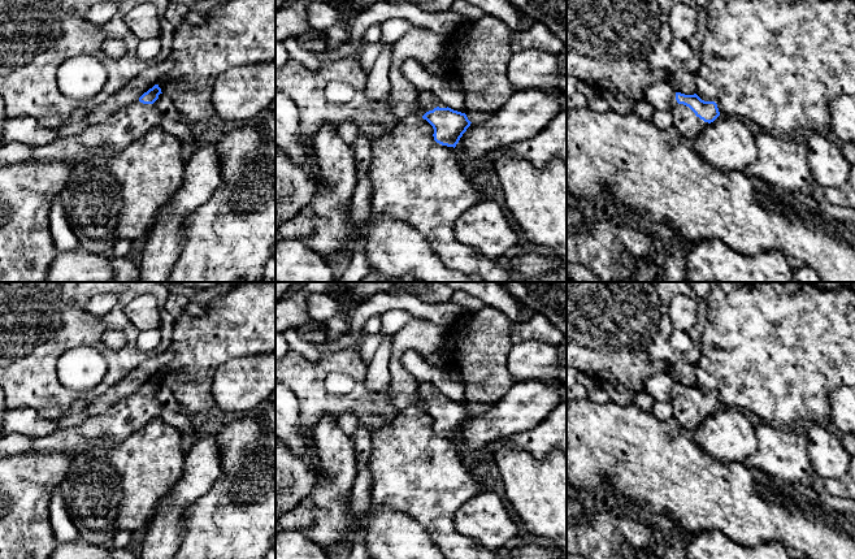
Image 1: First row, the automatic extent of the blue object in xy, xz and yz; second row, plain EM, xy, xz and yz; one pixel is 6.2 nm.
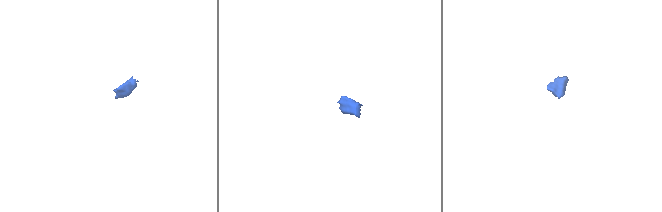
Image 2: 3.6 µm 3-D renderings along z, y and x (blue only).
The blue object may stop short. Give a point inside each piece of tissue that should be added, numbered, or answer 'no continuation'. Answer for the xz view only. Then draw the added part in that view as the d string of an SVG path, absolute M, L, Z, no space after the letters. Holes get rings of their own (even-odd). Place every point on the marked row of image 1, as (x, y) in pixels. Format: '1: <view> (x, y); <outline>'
1: xz (428, 102); M418 91L417 101L424 112L433 110L434 108L447 108L443 103L438 101L437 98L428 91Z

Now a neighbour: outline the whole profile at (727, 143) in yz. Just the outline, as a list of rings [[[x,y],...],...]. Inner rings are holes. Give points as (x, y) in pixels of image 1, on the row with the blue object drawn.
[[[721,114],[694,138],[694,147],[721,170],[745,172],[758,156],[755,135],[743,120]]]

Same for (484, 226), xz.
[[[481,200],[463,213],[455,222],[453,234],[459,242],[498,260],[520,243],[518,233],[492,200]]]

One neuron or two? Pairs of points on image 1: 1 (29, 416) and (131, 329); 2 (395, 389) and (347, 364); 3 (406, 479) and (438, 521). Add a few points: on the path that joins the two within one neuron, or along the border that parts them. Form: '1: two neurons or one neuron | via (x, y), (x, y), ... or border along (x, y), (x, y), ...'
1: two neurons | border along (13, 408), (34, 407), (56, 420)
2: two neurons | border along (387, 390), (393, 404), (398, 410)
3: one neuron | via (416, 489), (435, 511)

